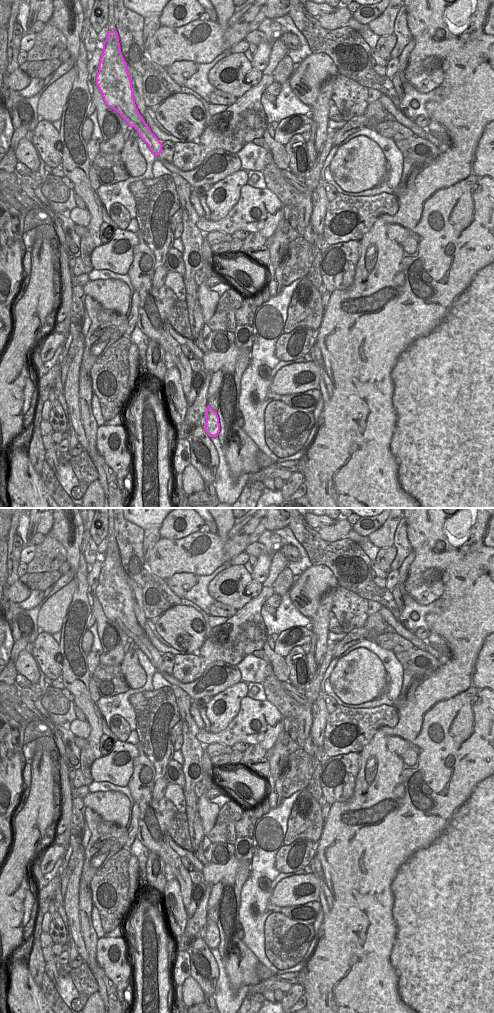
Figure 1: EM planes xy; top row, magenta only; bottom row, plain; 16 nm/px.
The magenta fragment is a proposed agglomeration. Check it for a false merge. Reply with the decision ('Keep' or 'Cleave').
Keep

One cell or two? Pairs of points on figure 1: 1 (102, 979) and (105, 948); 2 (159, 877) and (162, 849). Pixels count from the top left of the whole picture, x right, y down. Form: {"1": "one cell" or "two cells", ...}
{"1": "two cells", "2": "two cells"}

